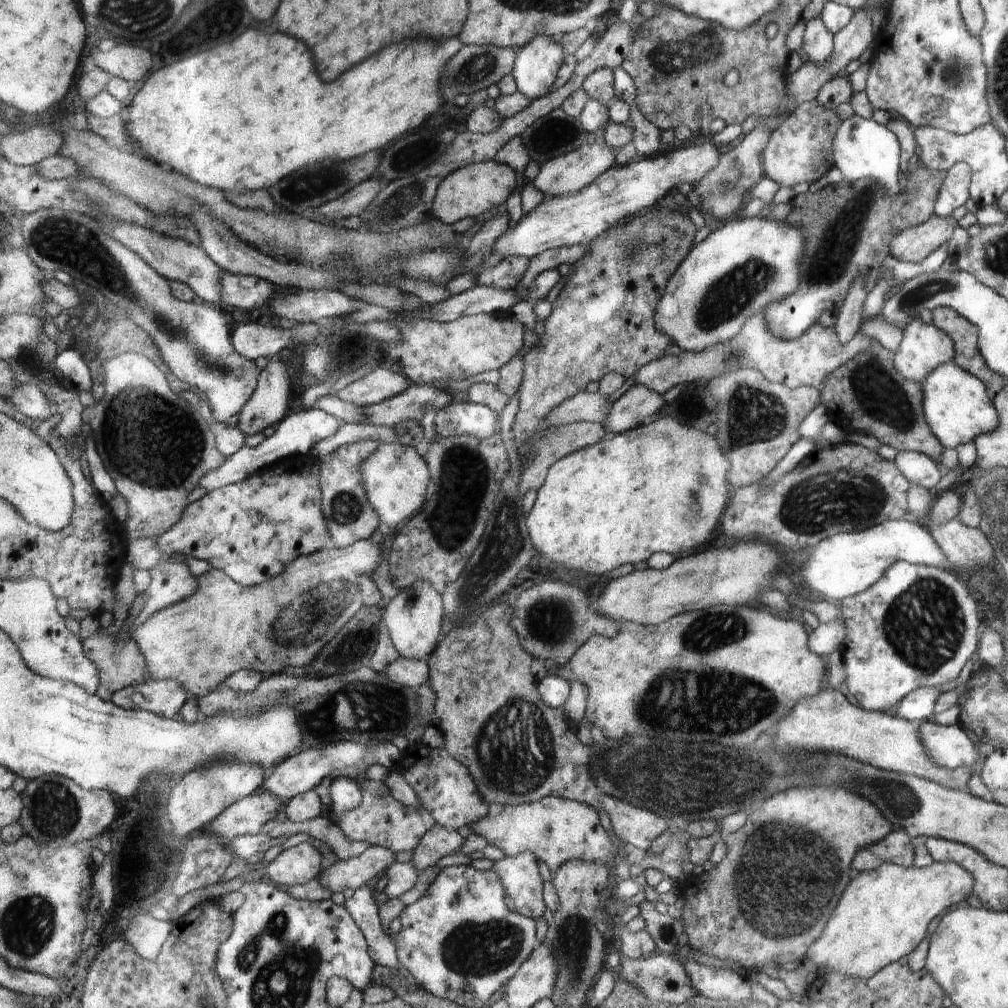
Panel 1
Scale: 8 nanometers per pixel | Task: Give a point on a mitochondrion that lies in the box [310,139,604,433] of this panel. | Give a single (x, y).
(408, 197)

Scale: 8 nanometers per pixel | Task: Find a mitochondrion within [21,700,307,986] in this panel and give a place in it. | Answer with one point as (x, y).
(54, 811)

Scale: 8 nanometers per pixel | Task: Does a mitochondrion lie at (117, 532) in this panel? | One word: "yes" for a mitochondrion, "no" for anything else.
no

